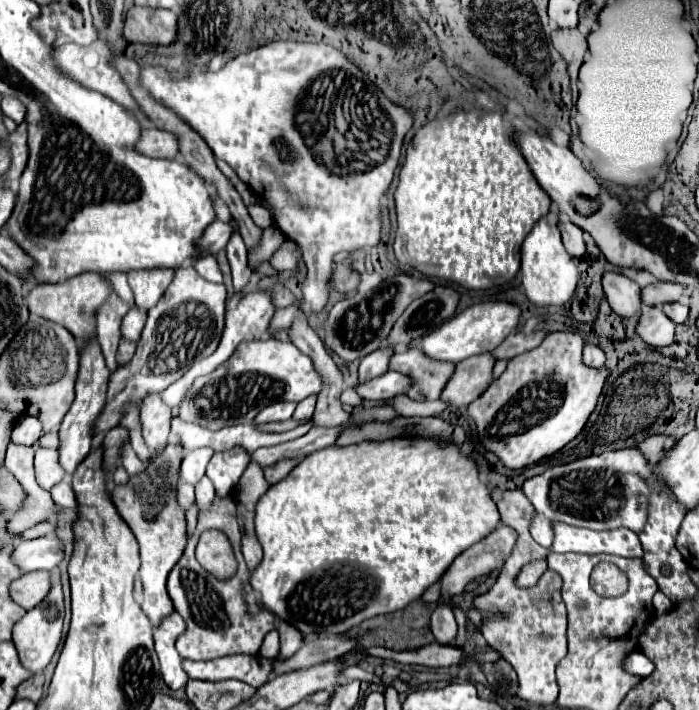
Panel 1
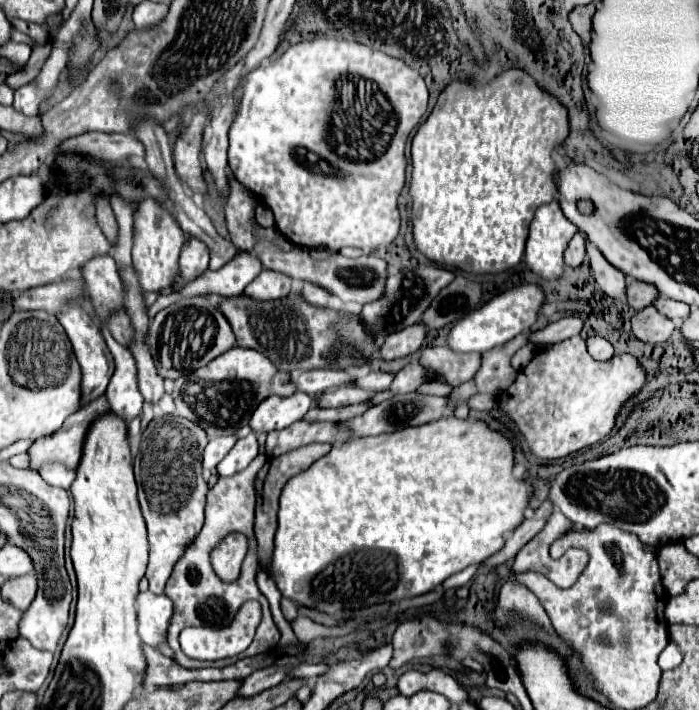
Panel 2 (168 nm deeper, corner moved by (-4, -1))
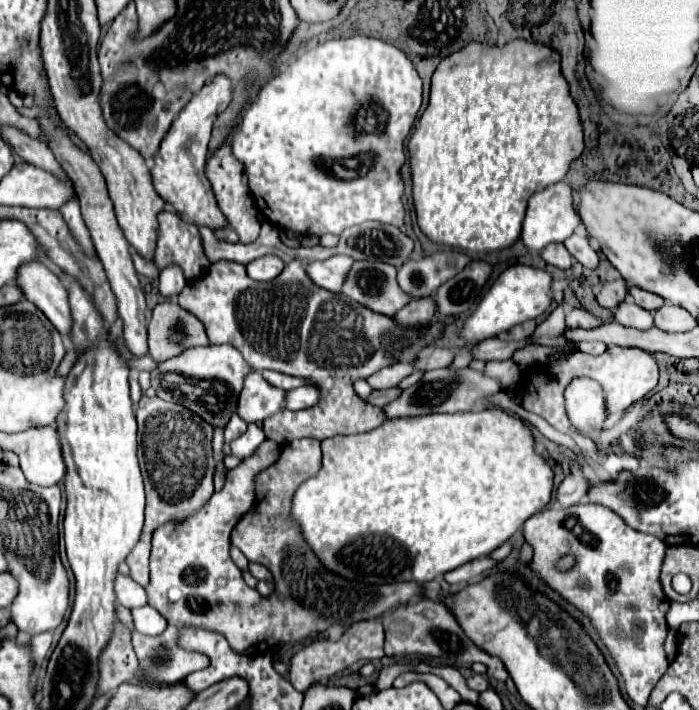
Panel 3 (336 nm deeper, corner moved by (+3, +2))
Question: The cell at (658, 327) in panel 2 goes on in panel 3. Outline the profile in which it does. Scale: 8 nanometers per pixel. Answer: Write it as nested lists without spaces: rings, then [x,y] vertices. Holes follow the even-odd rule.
[[[624,299],[624,303],[620,303],[620,307],[616,307],[614,319],[624,327],[634,327],[634,329],[650,329],[654,323],[652,313],[638,307],[630,299]]]

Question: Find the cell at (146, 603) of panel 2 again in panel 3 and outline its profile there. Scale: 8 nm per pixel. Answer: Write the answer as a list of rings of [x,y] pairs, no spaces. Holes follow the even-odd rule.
[[[122,573],[116,575],[114,579],[114,593],[116,593],[116,599],[120,605],[128,607],[128,609],[134,609],[134,607],[142,607],[148,603],[148,597],[146,597],[146,591],[144,587],[140,587],[136,581],[132,581],[128,575],[124,577]]]

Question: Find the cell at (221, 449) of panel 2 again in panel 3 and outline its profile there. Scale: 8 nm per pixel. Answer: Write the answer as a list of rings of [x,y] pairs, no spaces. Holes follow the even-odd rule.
[[[232,415],[230,423],[226,425],[226,431],[224,431],[224,435],[226,435],[226,443],[230,443],[234,437],[242,435],[242,433],[246,431],[246,427],[248,427],[248,423],[244,423],[244,419],[240,419],[238,415]]]

